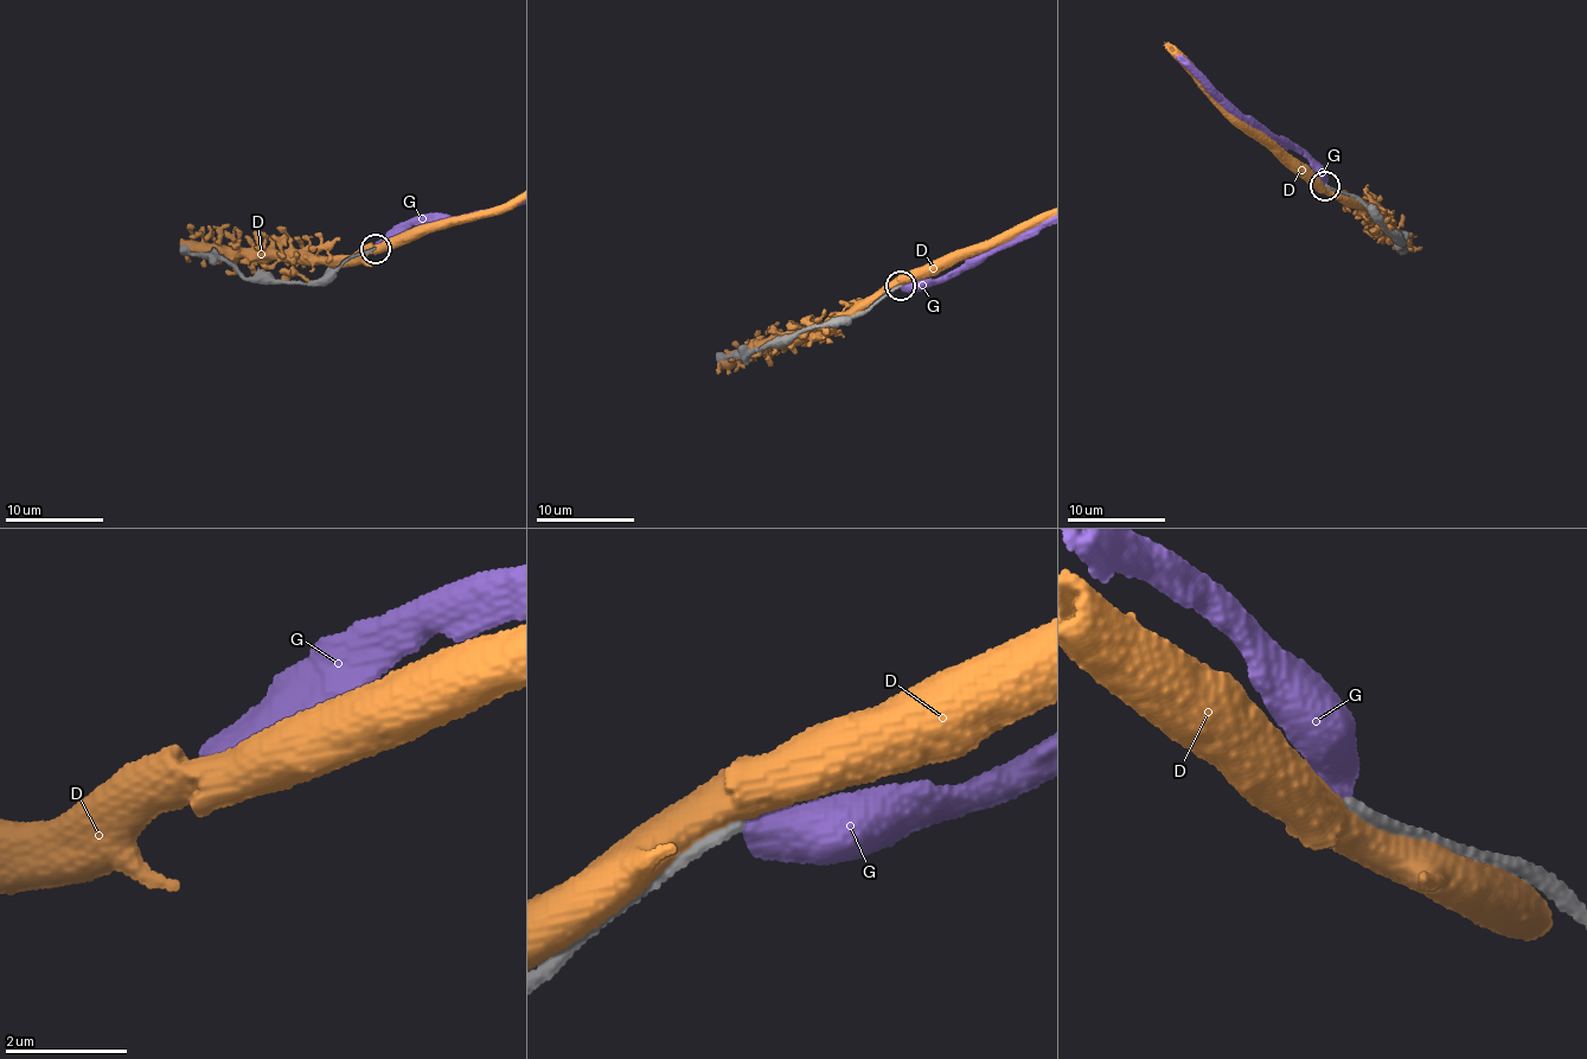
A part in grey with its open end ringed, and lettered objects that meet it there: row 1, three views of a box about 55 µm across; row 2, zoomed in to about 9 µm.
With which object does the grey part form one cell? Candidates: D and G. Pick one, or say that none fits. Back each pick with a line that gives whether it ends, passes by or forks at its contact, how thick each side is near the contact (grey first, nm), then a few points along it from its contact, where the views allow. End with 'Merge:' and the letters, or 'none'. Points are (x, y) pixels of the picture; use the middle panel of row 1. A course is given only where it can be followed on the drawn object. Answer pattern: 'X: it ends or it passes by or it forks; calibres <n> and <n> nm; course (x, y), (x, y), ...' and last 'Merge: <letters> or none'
Merge: none

